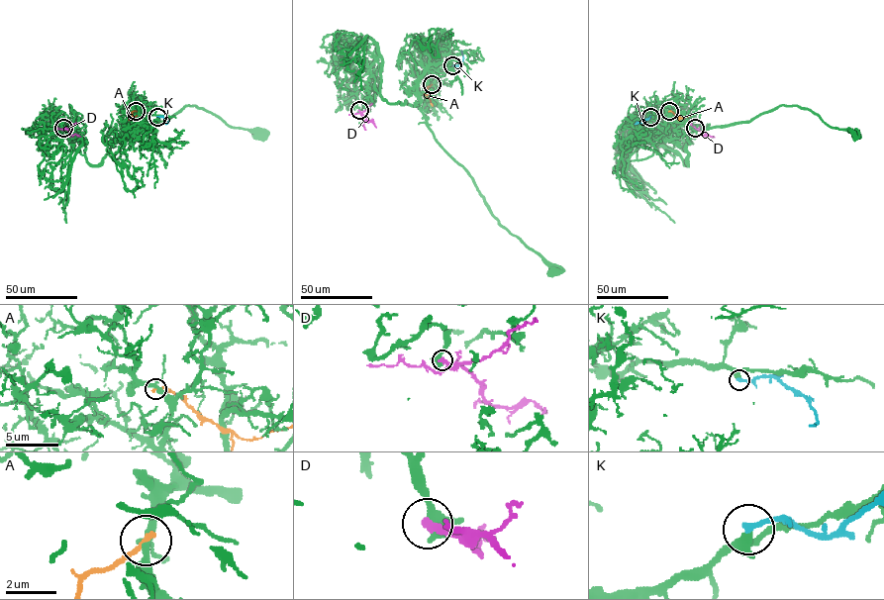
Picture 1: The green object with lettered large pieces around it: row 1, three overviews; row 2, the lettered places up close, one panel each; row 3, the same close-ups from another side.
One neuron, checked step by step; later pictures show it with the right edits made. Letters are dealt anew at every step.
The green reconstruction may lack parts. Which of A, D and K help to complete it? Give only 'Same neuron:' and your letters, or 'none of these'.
Same neuron: K

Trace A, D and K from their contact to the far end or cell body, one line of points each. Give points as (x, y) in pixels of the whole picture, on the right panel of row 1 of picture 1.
A: (669, 111), (681, 118), (690, 116)
D: (695, 128), (712, 137)
K: (649, 117), (635, 124)

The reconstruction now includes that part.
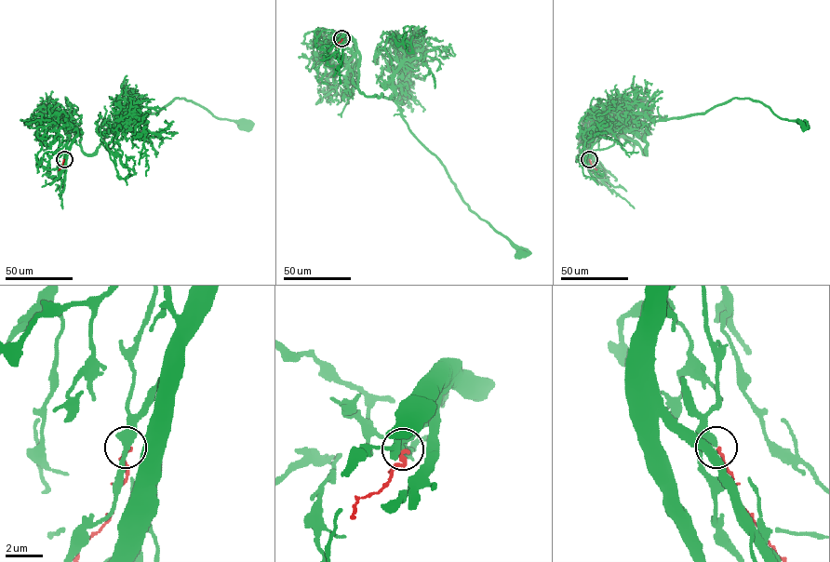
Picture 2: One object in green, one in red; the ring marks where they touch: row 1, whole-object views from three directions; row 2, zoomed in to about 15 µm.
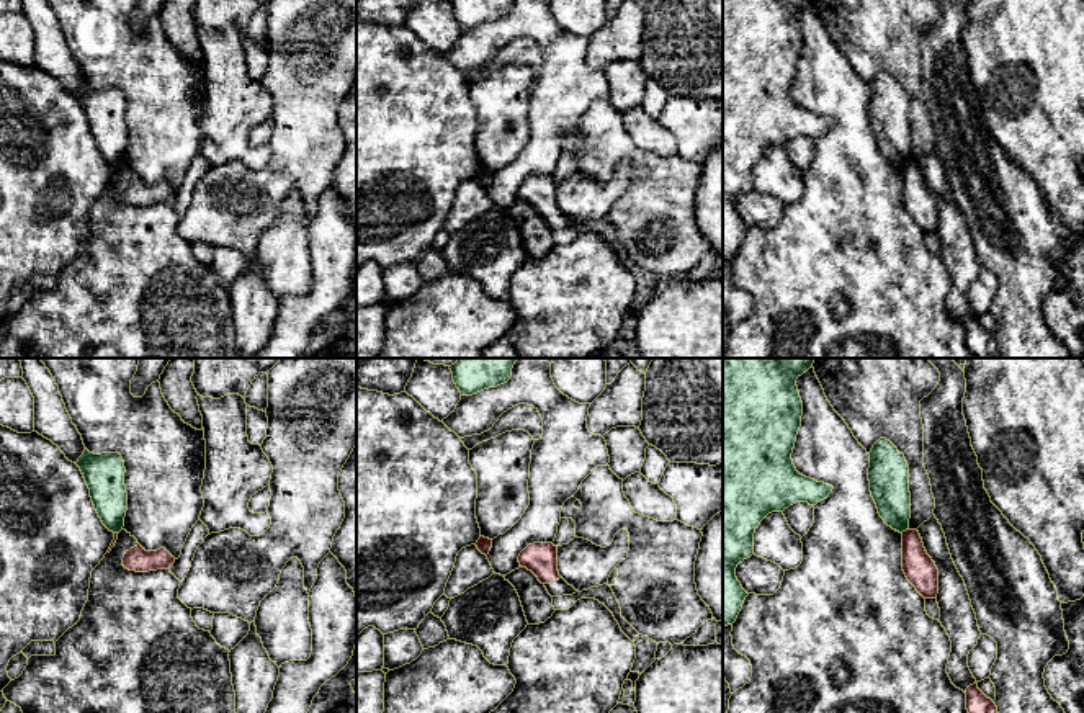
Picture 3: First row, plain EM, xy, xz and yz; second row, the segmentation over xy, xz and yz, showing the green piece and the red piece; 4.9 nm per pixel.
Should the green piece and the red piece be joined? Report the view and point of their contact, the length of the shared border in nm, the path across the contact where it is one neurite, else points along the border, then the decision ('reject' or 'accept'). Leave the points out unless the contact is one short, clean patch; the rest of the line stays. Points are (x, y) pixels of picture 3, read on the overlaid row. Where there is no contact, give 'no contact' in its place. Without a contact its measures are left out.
yz (904, 530) | 40 nm | along yz (908, 529), (901, 532) | reject

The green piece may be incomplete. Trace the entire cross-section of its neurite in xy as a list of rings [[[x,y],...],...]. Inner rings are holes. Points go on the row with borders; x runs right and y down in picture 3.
[[[87,448],[78,458],[90,497],[103,525],[119,533],[124,527],[128,510],[128,492],[124,486],[124,461],[119,453],[90,453]]]

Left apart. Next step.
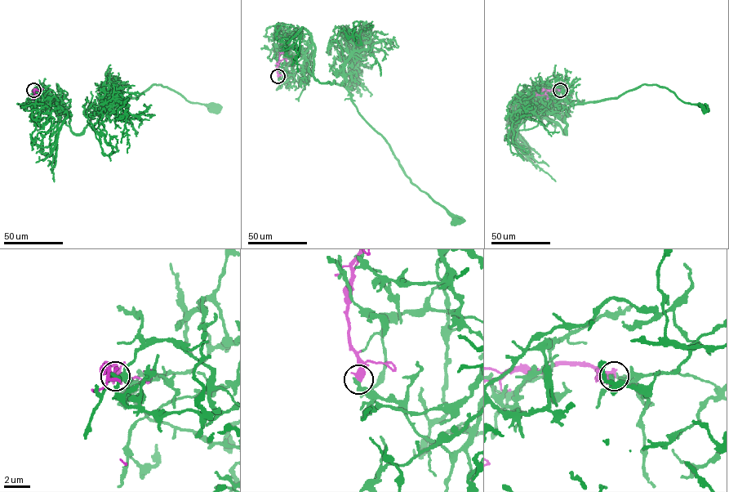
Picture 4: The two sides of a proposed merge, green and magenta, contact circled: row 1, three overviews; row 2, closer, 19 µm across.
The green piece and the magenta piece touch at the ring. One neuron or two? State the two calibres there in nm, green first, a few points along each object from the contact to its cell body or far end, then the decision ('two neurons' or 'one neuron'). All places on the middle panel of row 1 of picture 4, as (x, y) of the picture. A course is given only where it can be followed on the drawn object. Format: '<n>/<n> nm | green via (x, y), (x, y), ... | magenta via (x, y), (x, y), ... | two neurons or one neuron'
360/600 nm | green via (278, 76), (286, 83), (295, 56), (313, 45), (314, 78), (344, 85), (405, 174), (457, 221) | magenta via (278, 76), (278, 57), (283, 51) | two neurons

